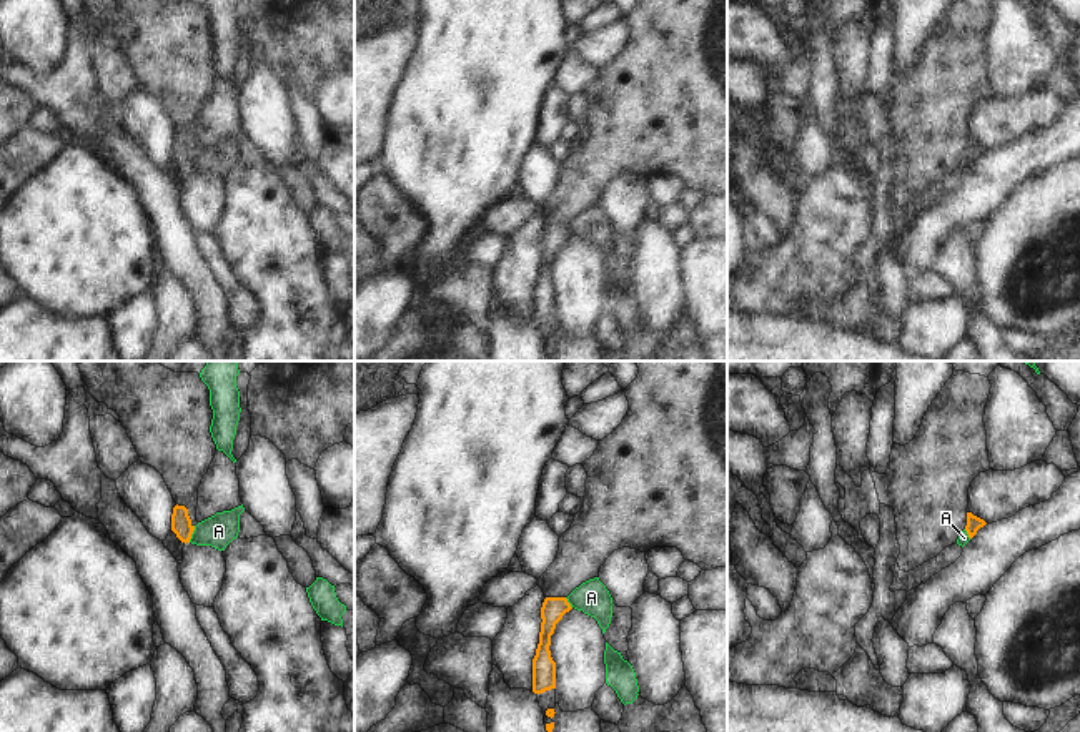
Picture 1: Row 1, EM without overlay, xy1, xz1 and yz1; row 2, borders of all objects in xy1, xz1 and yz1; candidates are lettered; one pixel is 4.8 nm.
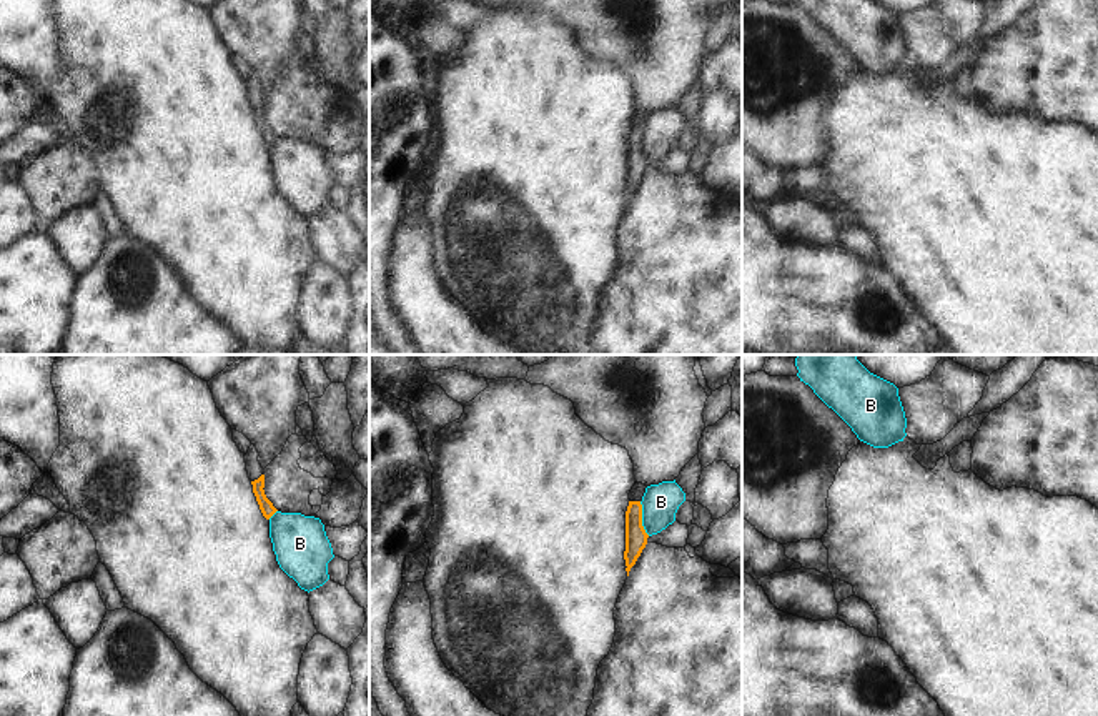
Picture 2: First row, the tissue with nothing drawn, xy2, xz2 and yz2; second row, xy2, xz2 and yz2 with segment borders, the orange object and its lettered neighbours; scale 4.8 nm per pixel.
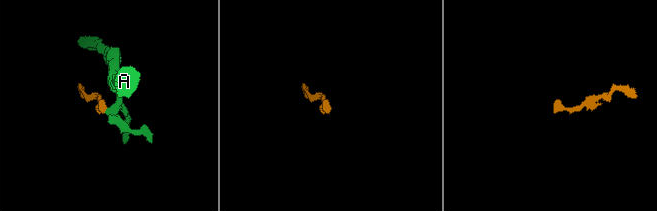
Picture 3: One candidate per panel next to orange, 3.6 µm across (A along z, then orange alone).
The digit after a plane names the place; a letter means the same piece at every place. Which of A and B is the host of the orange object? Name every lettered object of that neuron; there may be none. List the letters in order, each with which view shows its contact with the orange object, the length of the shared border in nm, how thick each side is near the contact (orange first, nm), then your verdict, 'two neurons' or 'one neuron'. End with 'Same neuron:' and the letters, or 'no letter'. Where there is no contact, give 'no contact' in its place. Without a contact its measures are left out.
A: meets orange in xy1; contact 90 nm long; 100 nm thick on the orange side, 160 nm on the other; two neurons
B: meets orange in xz2; contact 180 nm long; 110 nm thick on the orange side, 180 nm on the other; two neurons
Same neuron: no letter

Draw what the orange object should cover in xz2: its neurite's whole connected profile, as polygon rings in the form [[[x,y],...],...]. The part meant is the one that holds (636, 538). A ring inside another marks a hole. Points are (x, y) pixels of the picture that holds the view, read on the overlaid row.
[[[629,501],[626,511],[626,551],[624,551],[627,576],[631,568],[640,556],[642,549],[645,548],[647,538],[649,535],[642,526],[642,505],[640,501]]]

